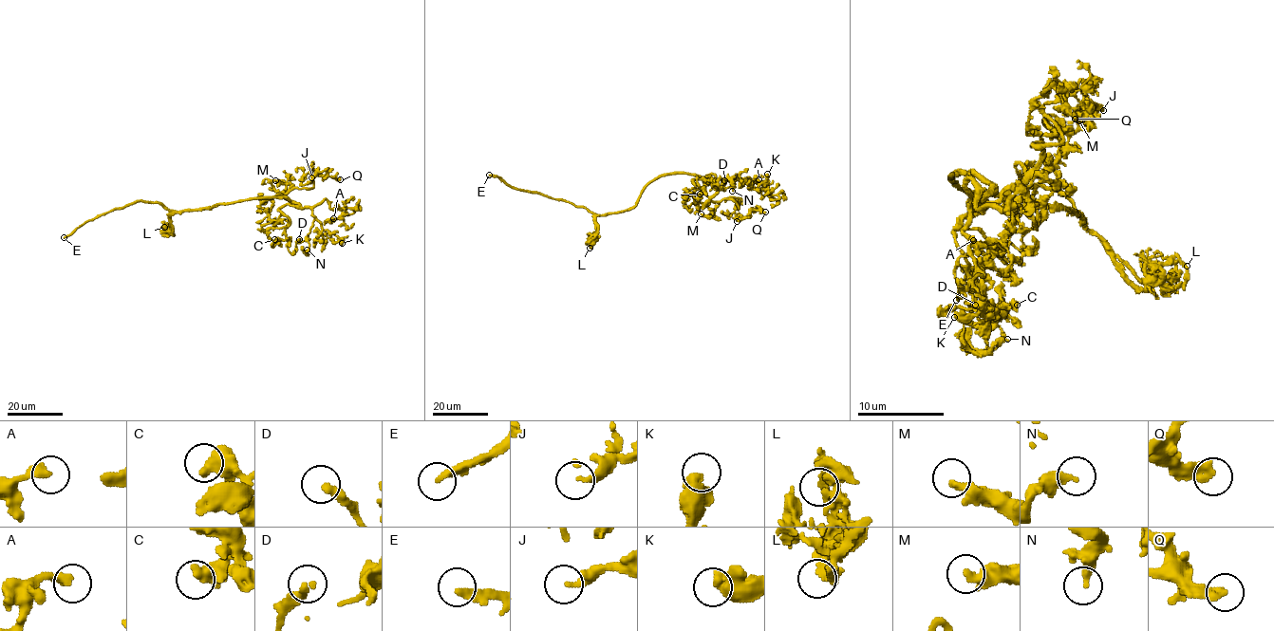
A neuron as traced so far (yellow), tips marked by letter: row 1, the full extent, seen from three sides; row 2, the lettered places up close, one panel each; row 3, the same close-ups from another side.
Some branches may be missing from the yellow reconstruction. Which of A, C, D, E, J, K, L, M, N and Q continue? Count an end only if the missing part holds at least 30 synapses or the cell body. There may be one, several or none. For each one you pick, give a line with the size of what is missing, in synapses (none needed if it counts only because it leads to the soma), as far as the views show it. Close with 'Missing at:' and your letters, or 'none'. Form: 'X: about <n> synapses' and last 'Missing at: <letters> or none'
Missing at: E

